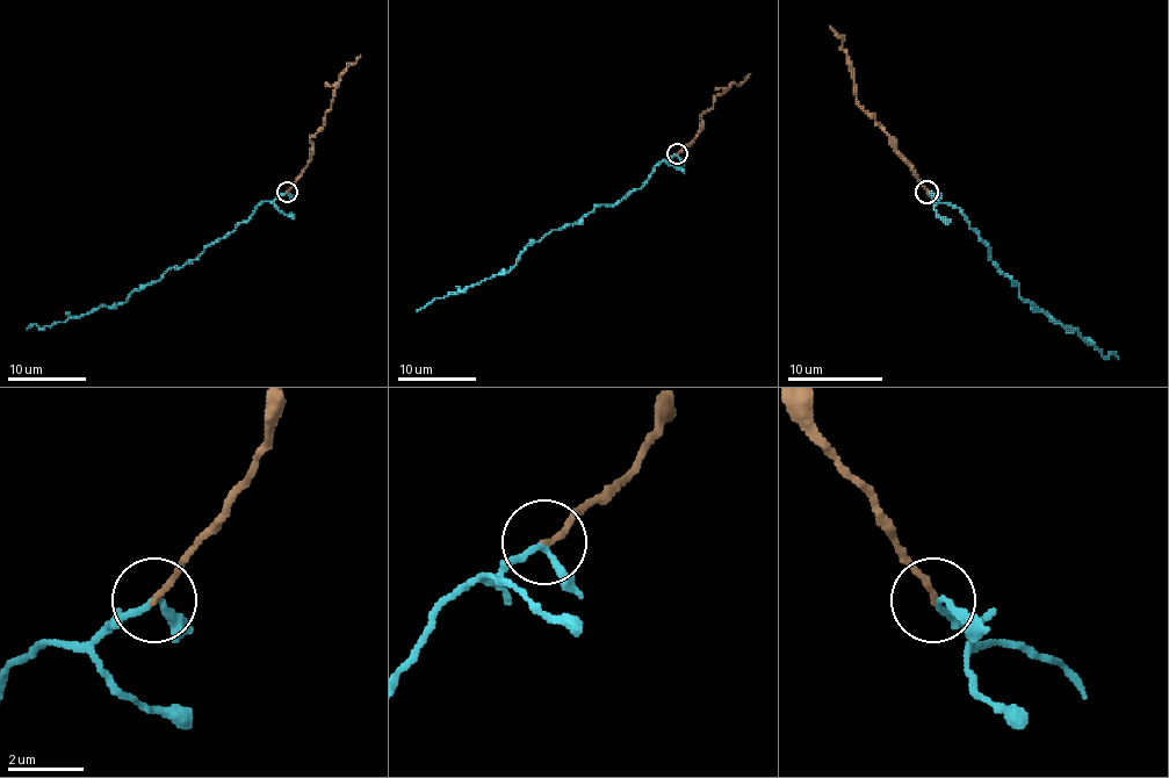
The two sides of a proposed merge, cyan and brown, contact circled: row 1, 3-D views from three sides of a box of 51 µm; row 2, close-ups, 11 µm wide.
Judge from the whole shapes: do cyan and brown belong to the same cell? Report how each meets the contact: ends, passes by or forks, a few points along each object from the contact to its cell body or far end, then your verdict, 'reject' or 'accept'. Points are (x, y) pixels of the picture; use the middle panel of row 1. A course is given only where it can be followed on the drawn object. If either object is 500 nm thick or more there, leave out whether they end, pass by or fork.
cyan passes by; brown ends there; cyan runs (676, 153), (621, 201), (598, 204), (532, 242), (514, 265), (417, 311); brown runs (676, 153), (698, 135), (701, 127), (699, 116), (713, 105), (715, 95), (733, 84), (742, 84), (750, 73); accept

